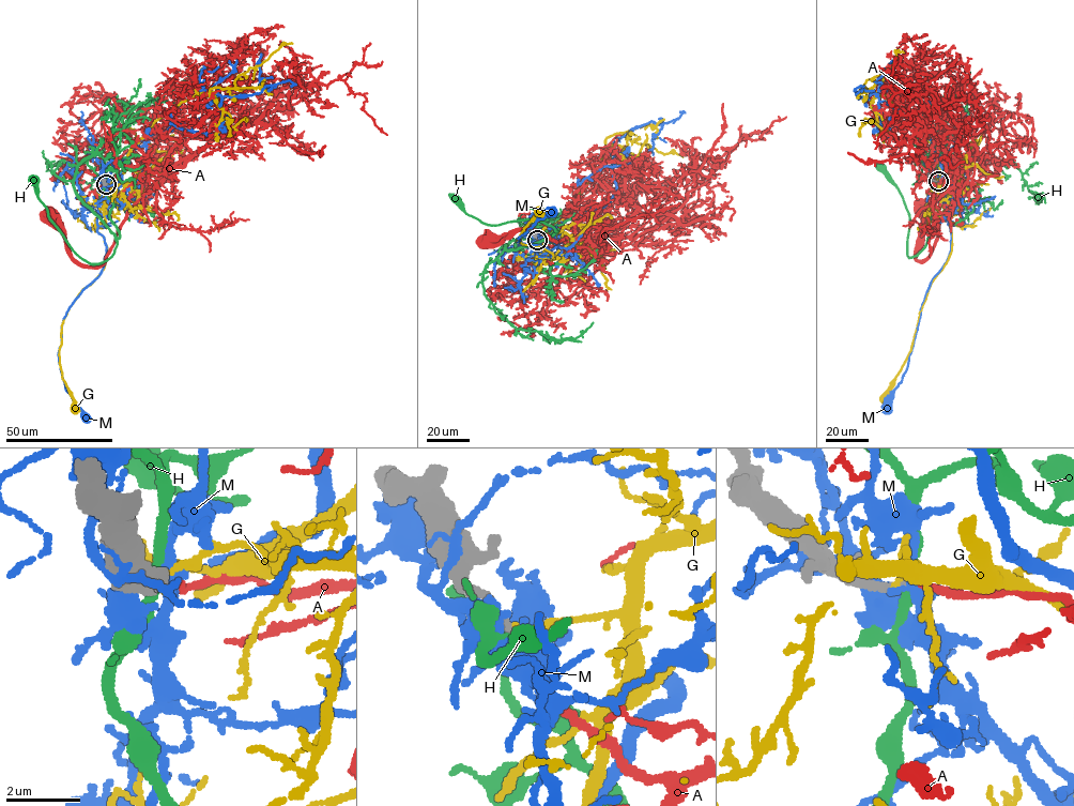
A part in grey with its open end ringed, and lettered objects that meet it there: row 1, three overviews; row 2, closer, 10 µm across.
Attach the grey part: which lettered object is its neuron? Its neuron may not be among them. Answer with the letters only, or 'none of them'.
A

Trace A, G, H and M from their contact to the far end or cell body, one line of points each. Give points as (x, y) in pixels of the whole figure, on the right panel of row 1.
A: (938, 181), (960, 176), (946, 169), (938, 238), (931, 254), (919, 260), (914, 252), (925, 208)
G: (937, 181), (947, 182), (949, 186), (952, 251), (932, 280), (910, 351), (885, 398)
H: (938, 181), (937, 193), (929, 202), (926, 242), (909, 257), (908, 211), (883, 166)
M: (938, 181), (949, 201), (950, 252), (931, 283), (907, 368), (887, 408)

